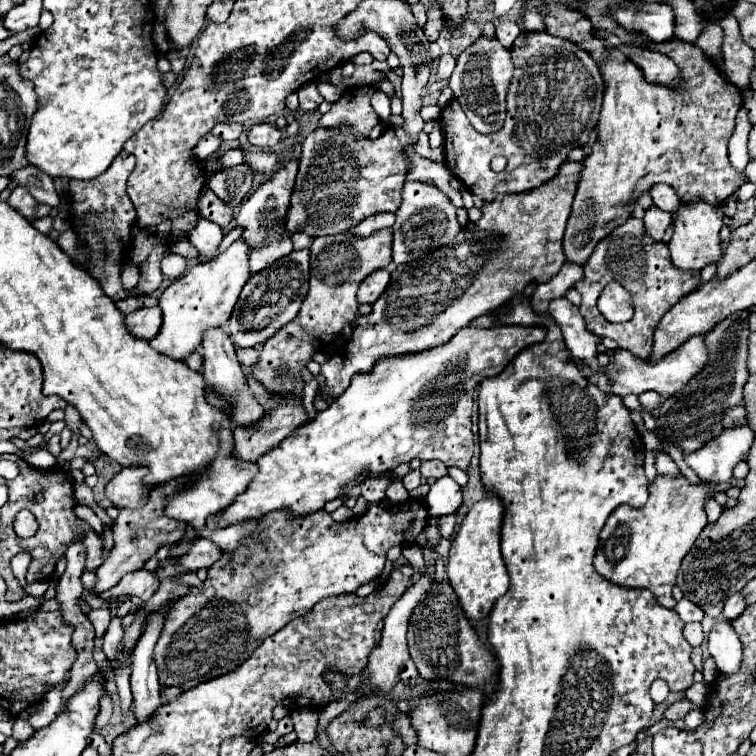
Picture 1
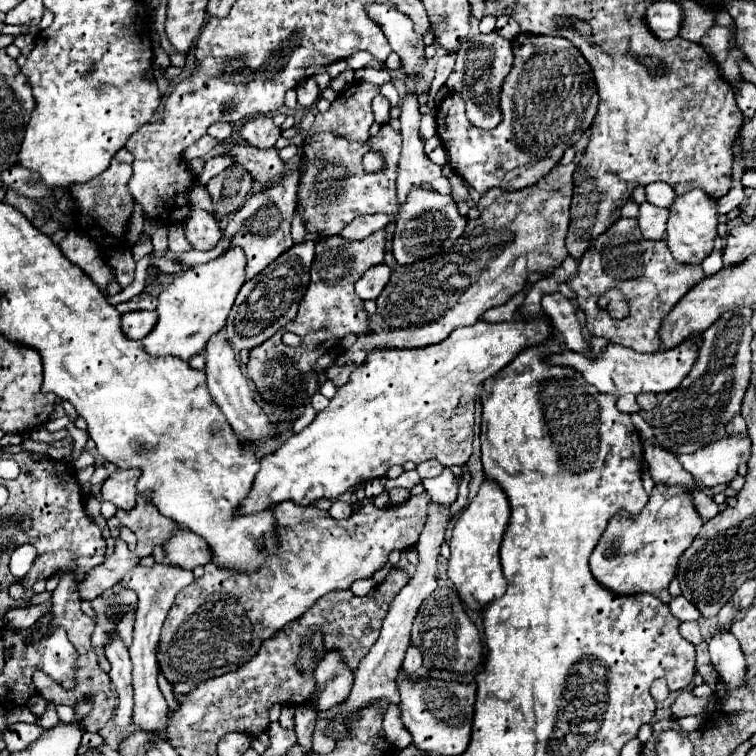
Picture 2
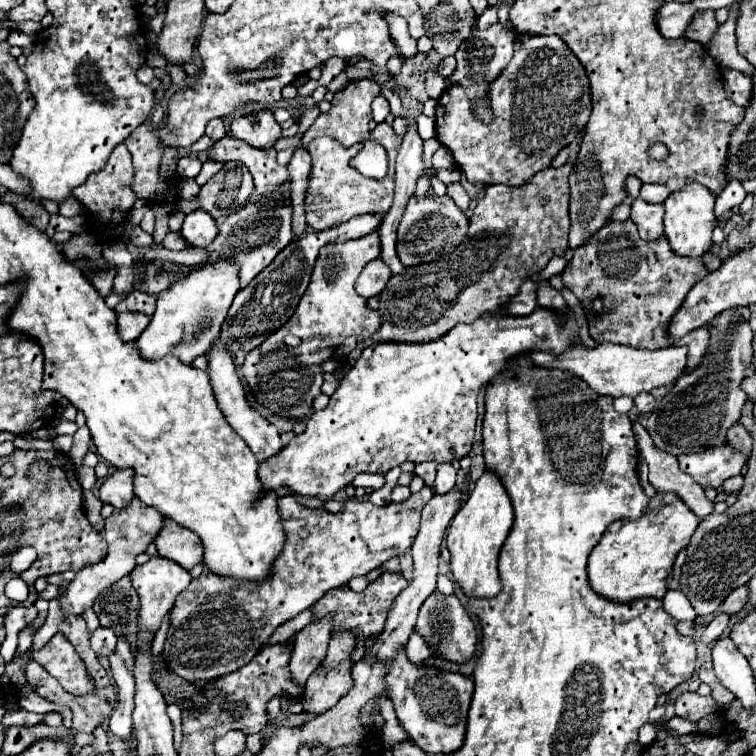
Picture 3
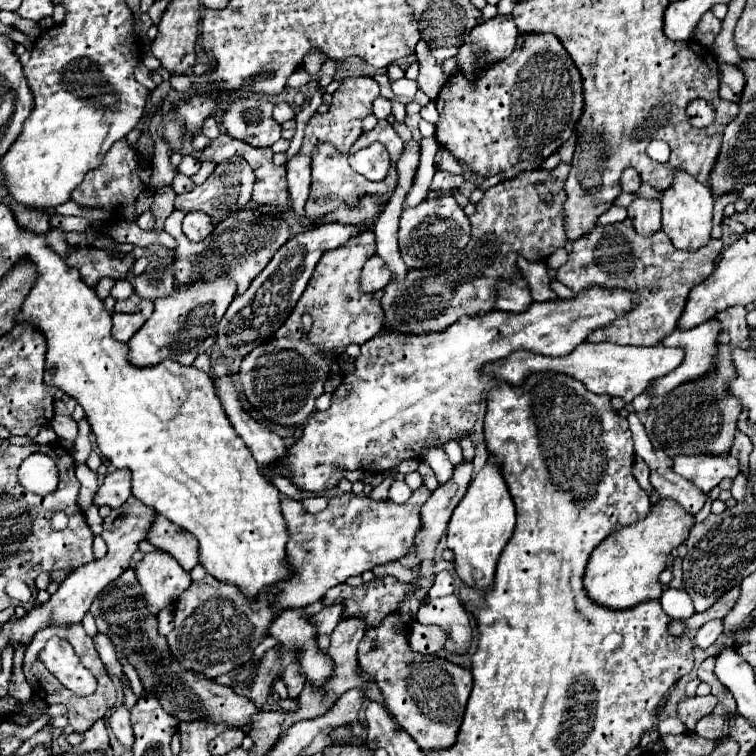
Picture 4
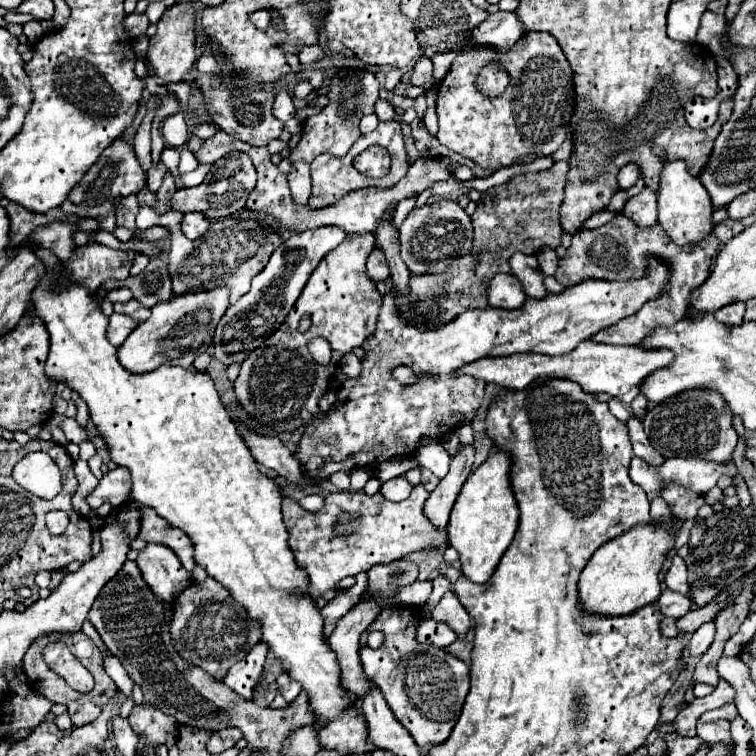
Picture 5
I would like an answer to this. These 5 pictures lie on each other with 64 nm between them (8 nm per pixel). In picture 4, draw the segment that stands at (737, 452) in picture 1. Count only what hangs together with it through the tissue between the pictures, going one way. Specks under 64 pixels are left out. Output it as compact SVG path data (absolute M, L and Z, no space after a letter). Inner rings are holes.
M700 454L700 456L676 456L674 472L690 478L702 492L710 492L720 484L722 478L736 478L740 474L740 464L734 456L722 454Z

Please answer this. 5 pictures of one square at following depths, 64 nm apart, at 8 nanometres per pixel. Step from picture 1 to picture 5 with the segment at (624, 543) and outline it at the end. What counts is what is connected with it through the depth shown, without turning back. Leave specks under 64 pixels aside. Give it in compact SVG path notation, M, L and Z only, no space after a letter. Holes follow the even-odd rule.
M672 516L668 524L640 524L600 546L580 574L578 592L582 608L602 616L624 616L656 602L662 594L658 572L662 570L666 554L674 548L680 528L682 520Z

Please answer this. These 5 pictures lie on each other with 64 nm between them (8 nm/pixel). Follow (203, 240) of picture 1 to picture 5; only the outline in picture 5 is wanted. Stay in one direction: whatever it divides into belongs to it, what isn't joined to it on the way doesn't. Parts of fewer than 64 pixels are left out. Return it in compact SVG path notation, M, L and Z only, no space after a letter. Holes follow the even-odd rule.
M184 214L182 232L186 238L196 240L196 238L204 236L208 228L210 228L210 220L204 214Z

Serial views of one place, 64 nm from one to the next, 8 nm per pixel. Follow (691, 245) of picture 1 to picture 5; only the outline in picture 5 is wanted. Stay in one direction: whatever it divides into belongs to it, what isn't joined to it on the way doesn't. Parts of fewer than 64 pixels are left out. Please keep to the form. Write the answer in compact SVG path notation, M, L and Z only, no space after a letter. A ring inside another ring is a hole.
M666 162L660 178L660 192L658 192L658 224L664 228L664 232L678 244L698 244L704 240L714 226L712 220L714 204L710 200L708 190L702 186L702 182L686 170L684 162Z

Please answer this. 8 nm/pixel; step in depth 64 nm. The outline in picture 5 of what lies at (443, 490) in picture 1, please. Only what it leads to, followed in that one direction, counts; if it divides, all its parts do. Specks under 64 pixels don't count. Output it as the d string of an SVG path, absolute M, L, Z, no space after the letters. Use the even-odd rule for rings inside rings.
M424 440L424 442L418 446L414 458L418 460L418 464L420 464L422 468L432 470L438 478L444 478L444 476L448 474L450 456L448 456L448 452L444 450L442 442L438 442L438 440Z

